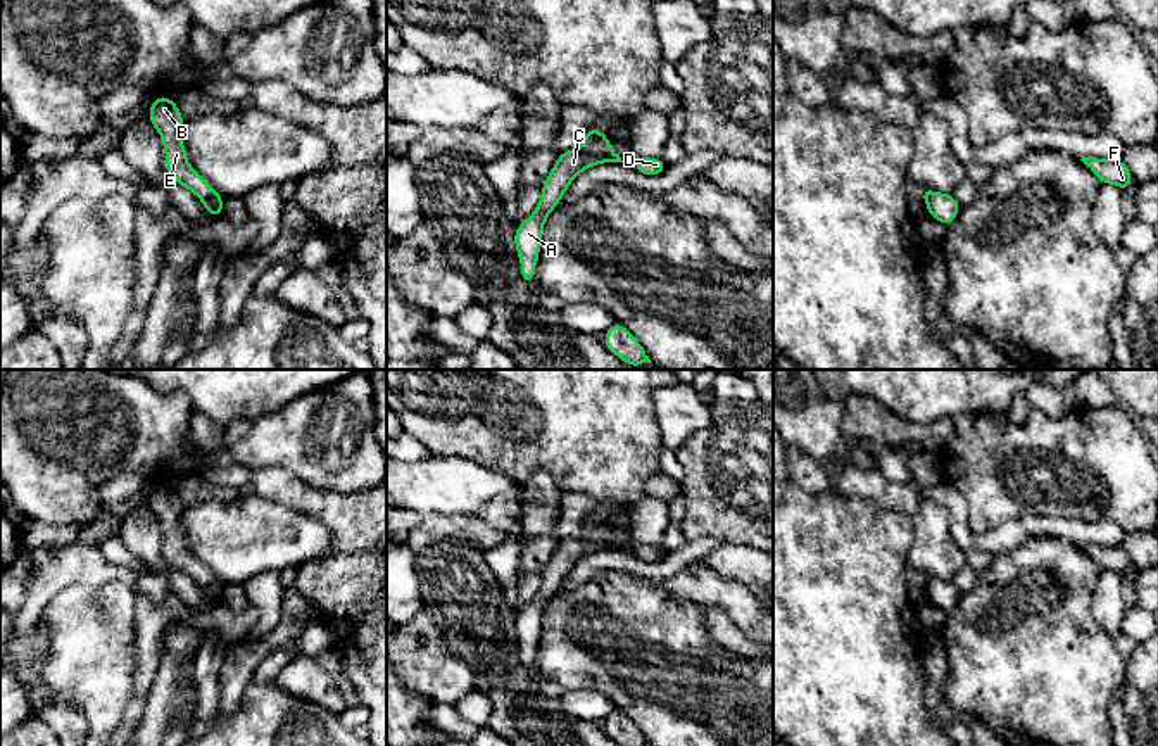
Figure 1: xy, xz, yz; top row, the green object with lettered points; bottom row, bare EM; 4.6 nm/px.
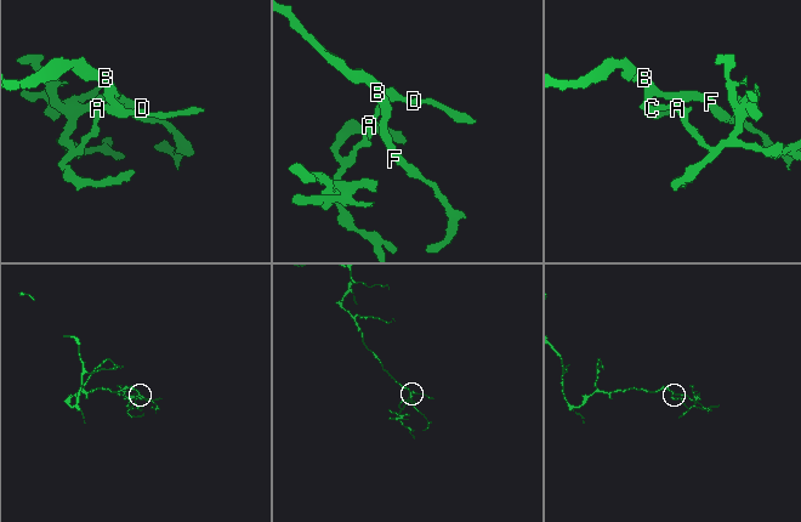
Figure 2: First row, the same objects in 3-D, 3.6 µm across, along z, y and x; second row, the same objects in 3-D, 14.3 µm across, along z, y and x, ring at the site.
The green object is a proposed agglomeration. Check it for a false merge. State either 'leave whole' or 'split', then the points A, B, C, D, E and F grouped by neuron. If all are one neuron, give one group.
split | A C D / B E F

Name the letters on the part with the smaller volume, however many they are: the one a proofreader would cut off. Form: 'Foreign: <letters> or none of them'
Foreign: A, C, D

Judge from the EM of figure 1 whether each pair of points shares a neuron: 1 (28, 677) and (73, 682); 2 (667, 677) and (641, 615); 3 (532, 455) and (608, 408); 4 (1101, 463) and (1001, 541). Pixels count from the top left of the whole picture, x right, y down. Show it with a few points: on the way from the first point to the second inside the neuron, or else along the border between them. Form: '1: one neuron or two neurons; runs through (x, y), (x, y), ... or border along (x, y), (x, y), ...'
1: two neurons; border along (47, 639), (42, 682), (75, 705)
2: one neuron; runs through (656, 662), (641, 644), (641, 631)
3: one neuron; runs through (551, 439), (580, 410), (589, 408)
4: two neurons; border along (1074, 518), (1022, 517), (1005, 520), (996, 527)

